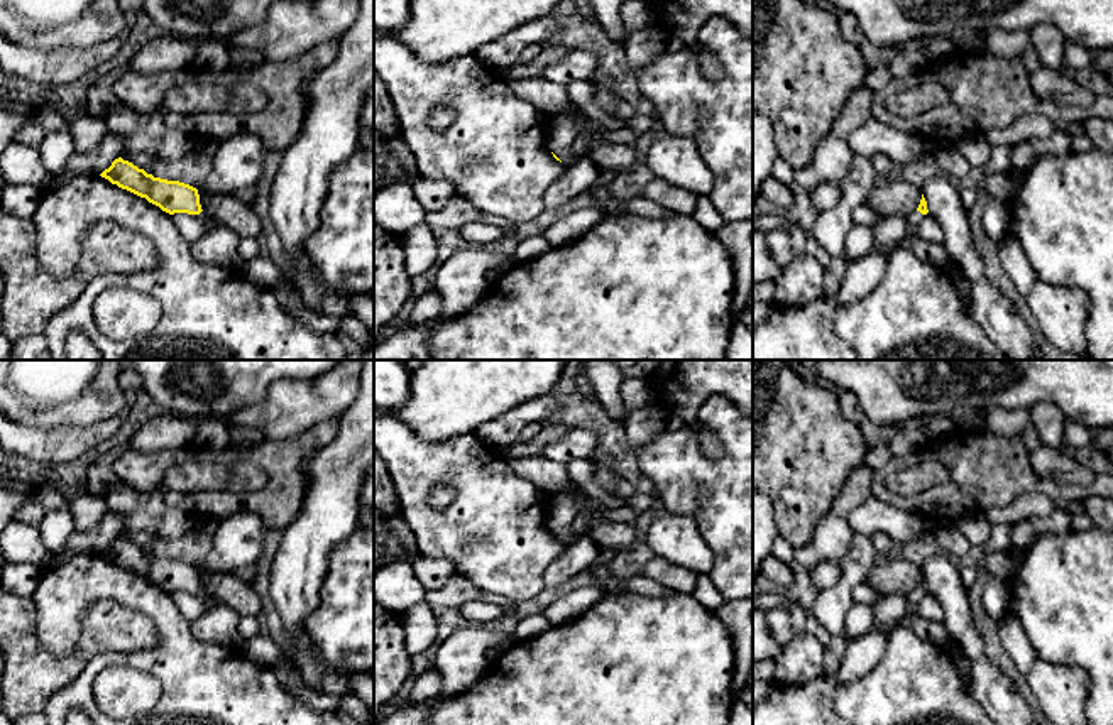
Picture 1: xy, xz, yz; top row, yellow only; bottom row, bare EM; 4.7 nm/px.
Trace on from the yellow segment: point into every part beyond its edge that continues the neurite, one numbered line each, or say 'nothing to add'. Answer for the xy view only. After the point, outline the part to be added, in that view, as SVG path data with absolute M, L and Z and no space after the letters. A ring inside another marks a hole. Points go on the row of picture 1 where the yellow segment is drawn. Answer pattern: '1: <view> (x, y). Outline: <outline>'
1: xy (219, 244). Outline: M203 211L196 216L205 223L206 230L200 240L189 243L193 257L235 274L244 272L245 262L237 250L240 237Z

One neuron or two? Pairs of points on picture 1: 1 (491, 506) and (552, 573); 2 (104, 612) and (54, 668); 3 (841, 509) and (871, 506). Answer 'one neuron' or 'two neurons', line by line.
1: two neurons
2: one neuron
3: two neurons

